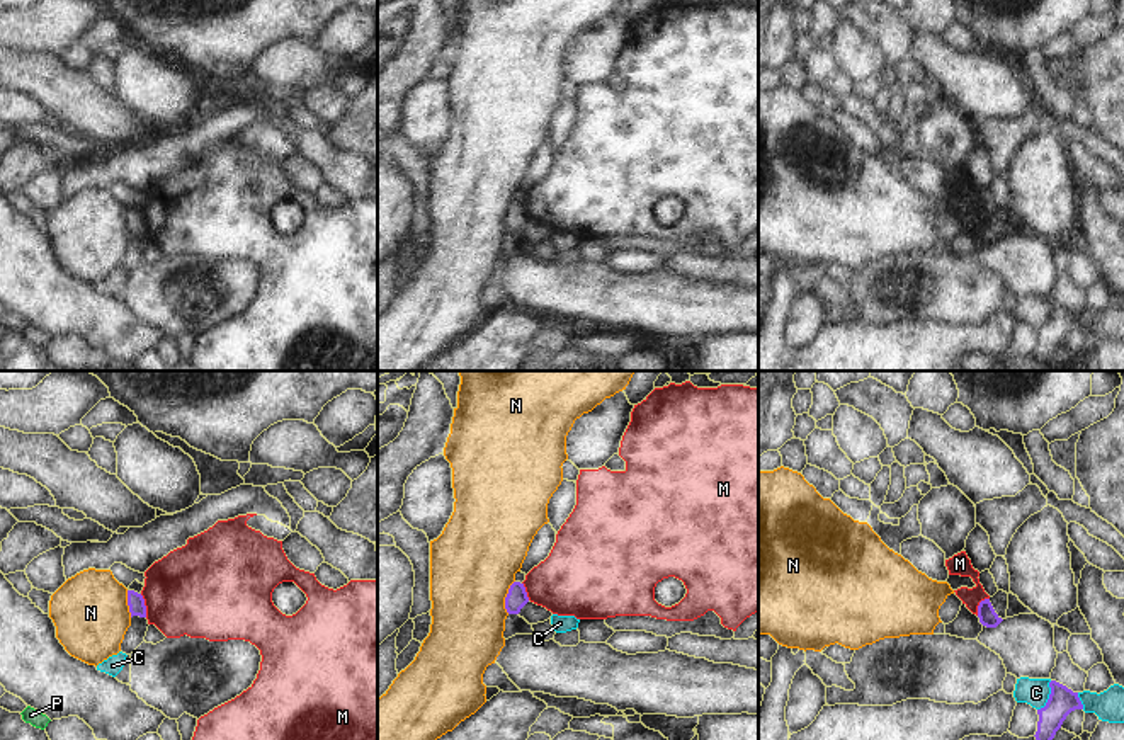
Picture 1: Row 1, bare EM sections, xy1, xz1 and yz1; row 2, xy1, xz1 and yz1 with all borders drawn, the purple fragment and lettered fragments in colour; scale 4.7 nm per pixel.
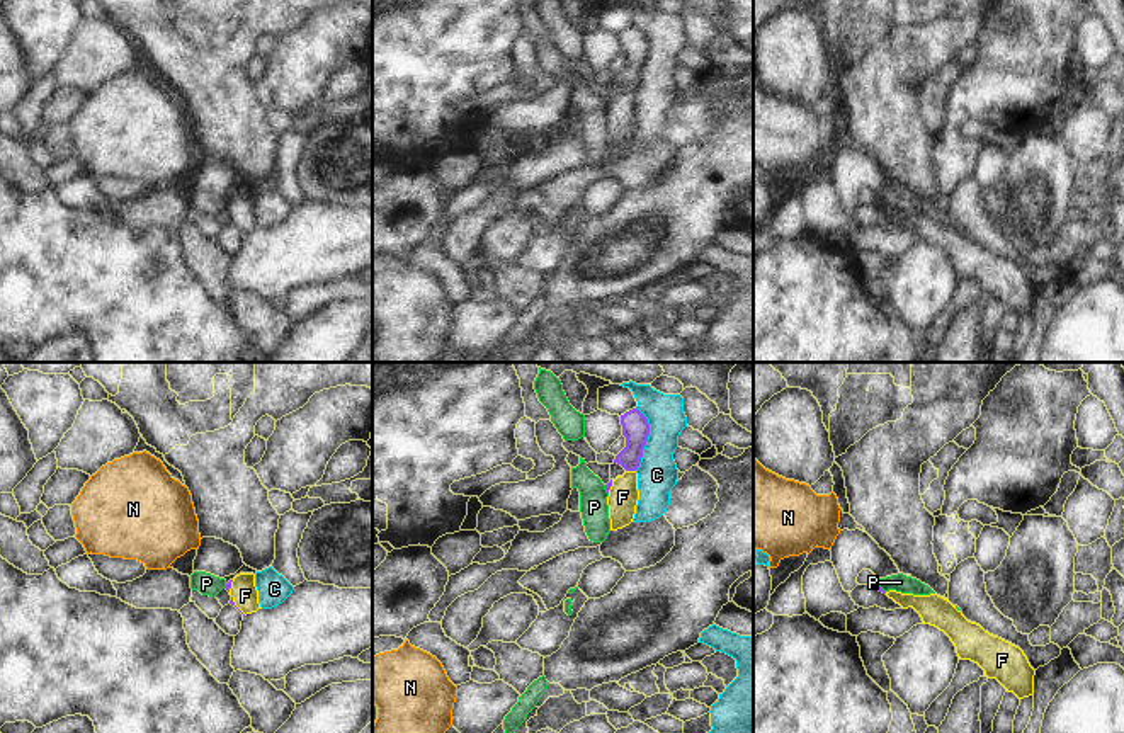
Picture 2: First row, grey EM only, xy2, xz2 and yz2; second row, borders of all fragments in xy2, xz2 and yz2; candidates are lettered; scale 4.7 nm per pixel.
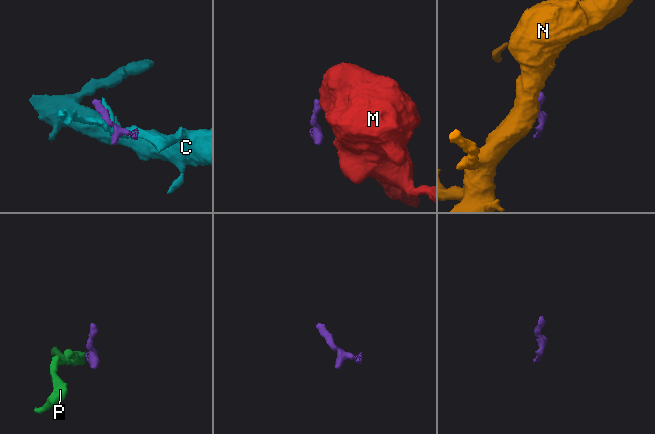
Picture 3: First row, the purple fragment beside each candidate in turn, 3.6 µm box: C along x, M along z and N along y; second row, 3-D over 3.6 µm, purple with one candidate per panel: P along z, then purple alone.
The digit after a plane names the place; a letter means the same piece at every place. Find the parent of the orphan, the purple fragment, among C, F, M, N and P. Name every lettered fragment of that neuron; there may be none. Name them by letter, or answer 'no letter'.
F

